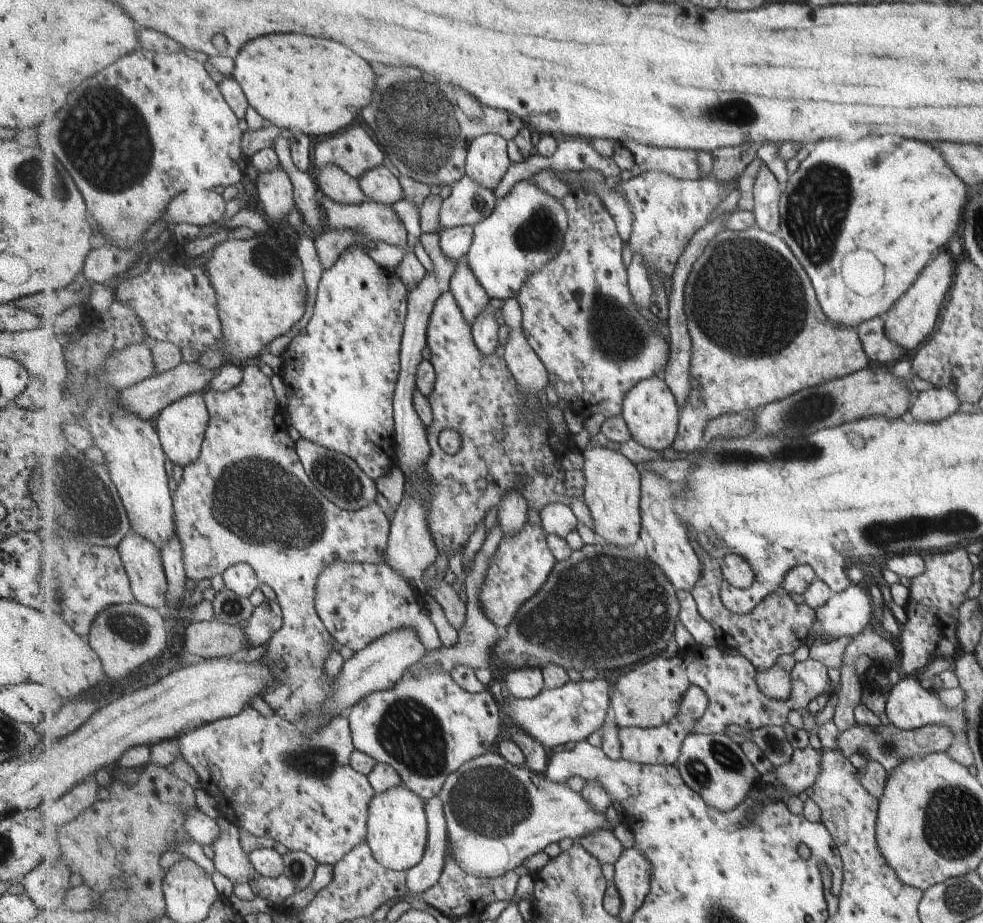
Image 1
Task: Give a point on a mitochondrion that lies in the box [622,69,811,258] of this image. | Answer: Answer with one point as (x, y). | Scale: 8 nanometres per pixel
(731, 112)

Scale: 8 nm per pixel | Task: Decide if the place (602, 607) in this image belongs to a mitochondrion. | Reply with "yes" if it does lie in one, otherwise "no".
yes

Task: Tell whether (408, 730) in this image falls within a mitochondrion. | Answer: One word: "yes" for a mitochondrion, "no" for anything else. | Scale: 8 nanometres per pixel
yes

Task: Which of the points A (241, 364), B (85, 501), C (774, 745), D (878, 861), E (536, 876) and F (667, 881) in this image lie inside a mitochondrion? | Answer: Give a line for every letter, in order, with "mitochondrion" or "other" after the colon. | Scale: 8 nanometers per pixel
A: other
B: mitochondrion
C: mitochondrion
D: other
E: other
F: other

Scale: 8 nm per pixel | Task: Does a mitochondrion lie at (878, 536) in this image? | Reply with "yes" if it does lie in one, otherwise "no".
yes

